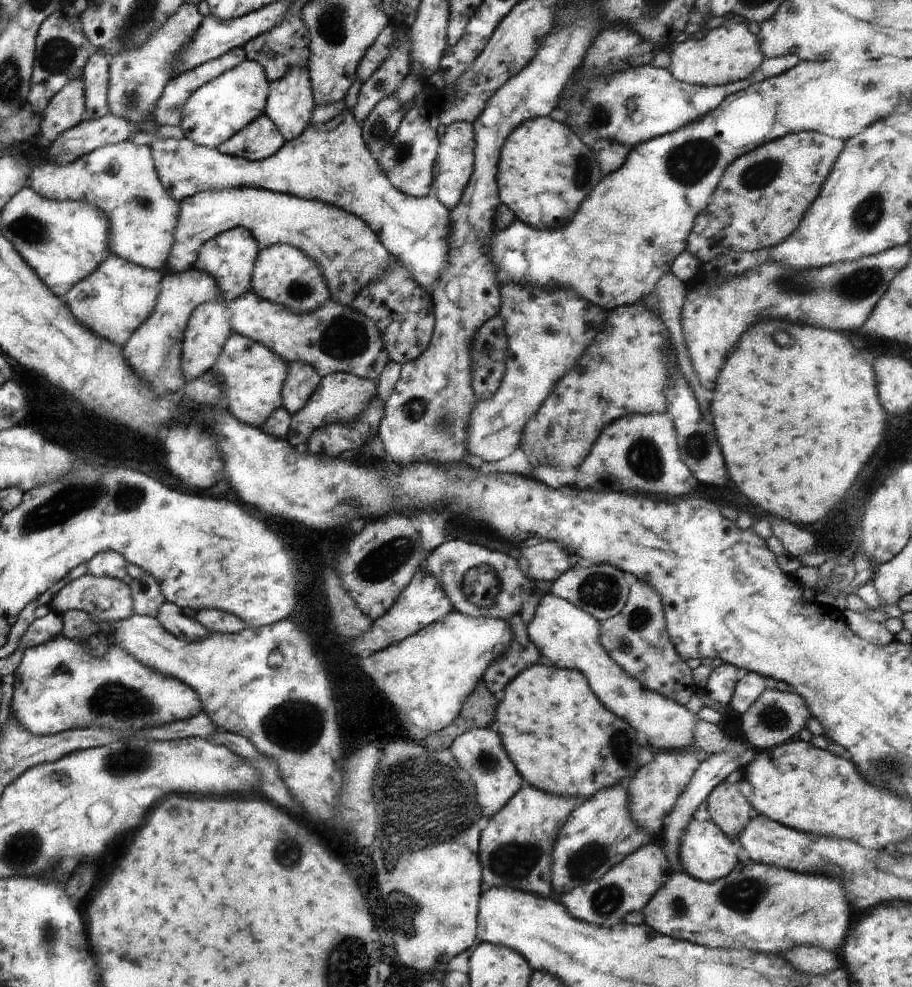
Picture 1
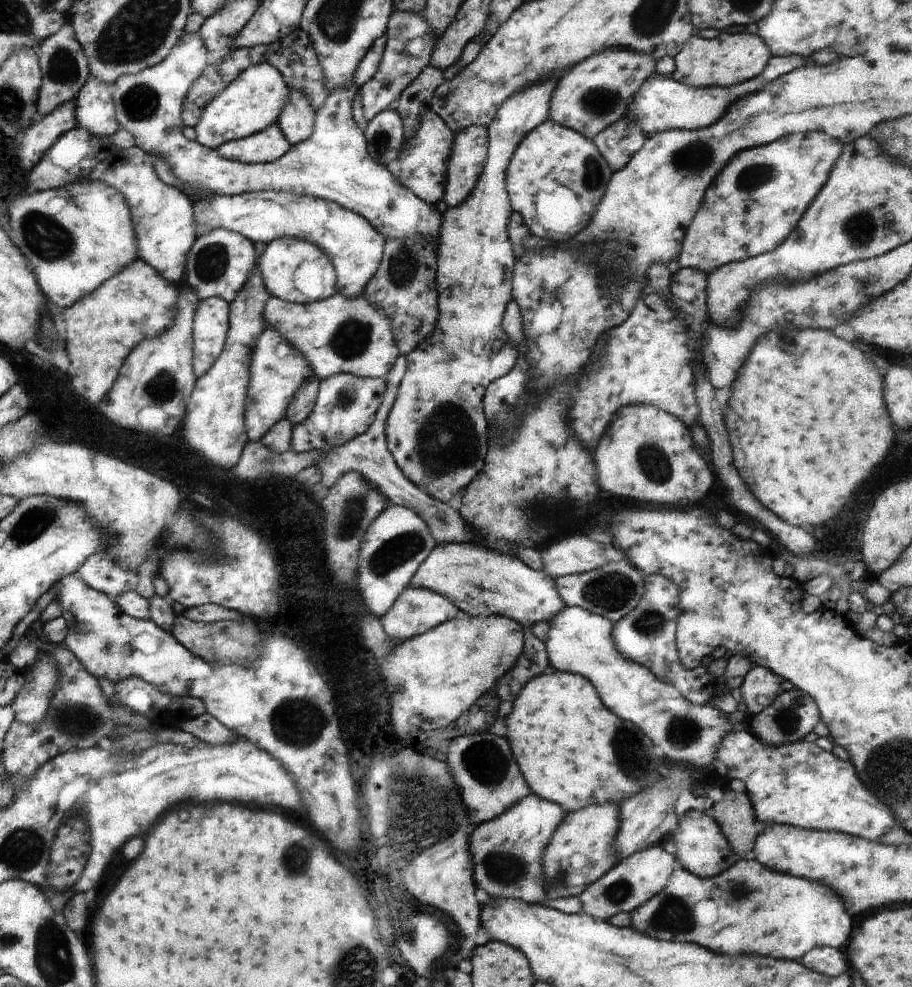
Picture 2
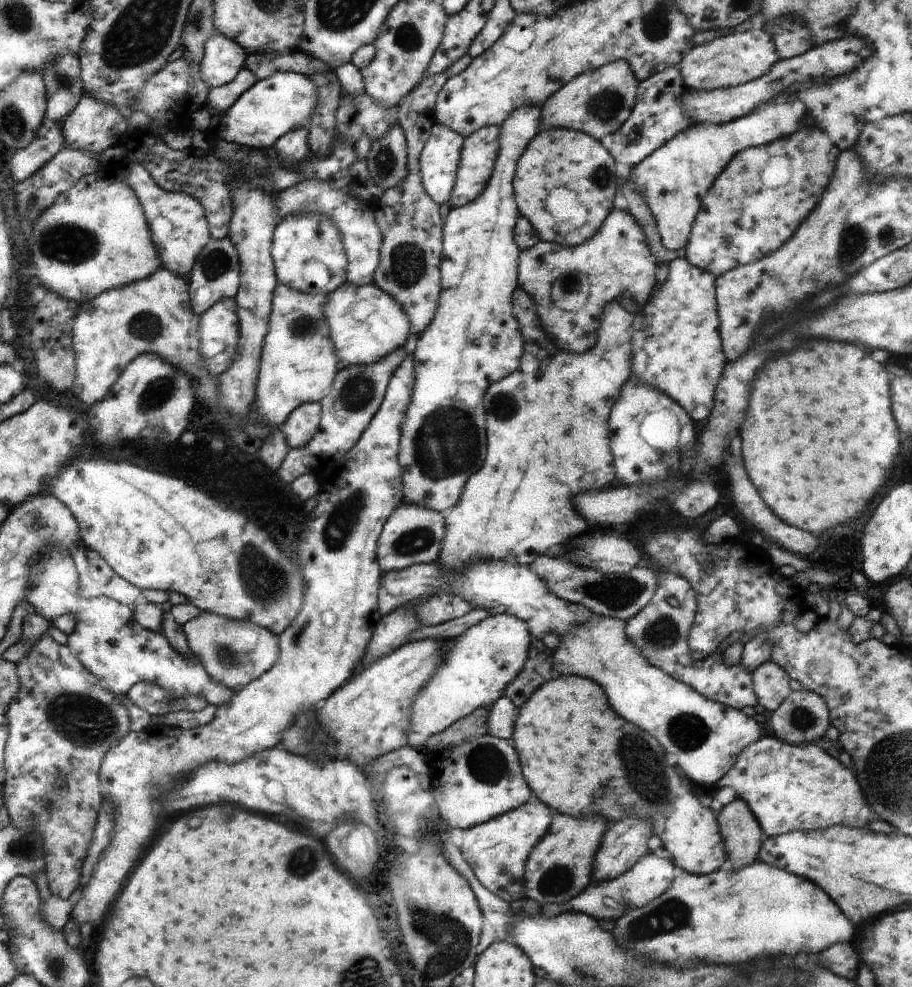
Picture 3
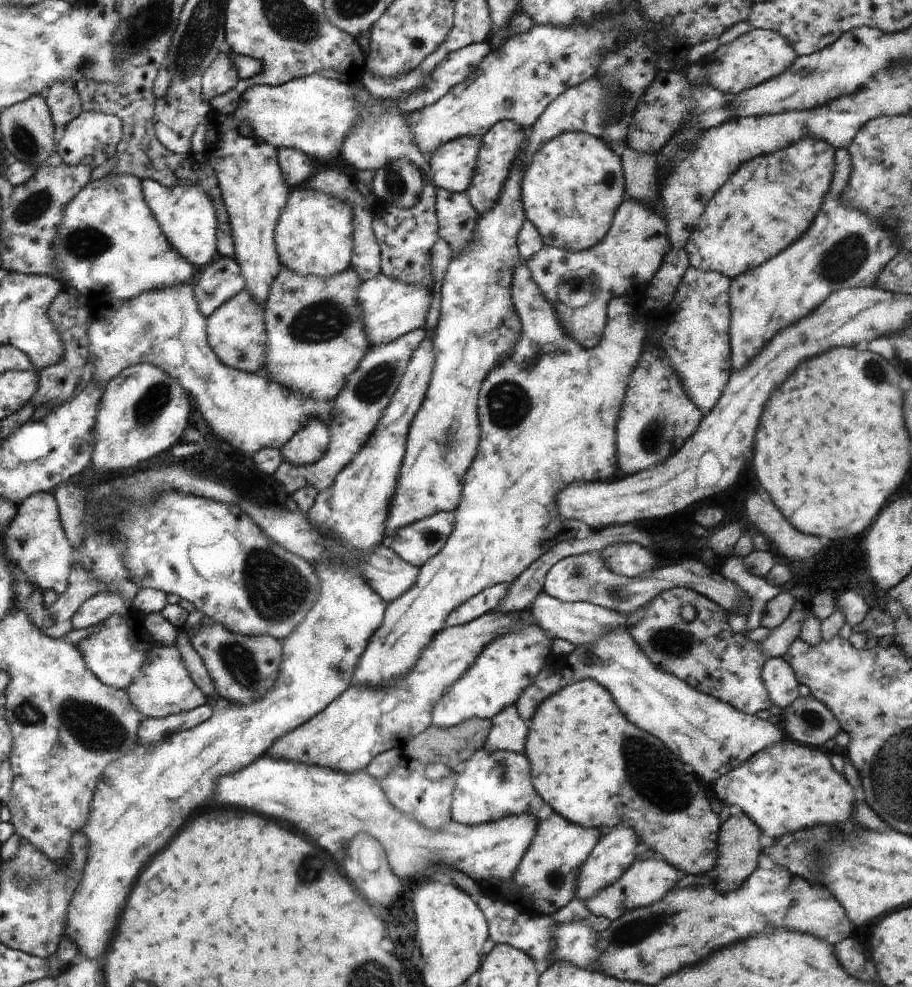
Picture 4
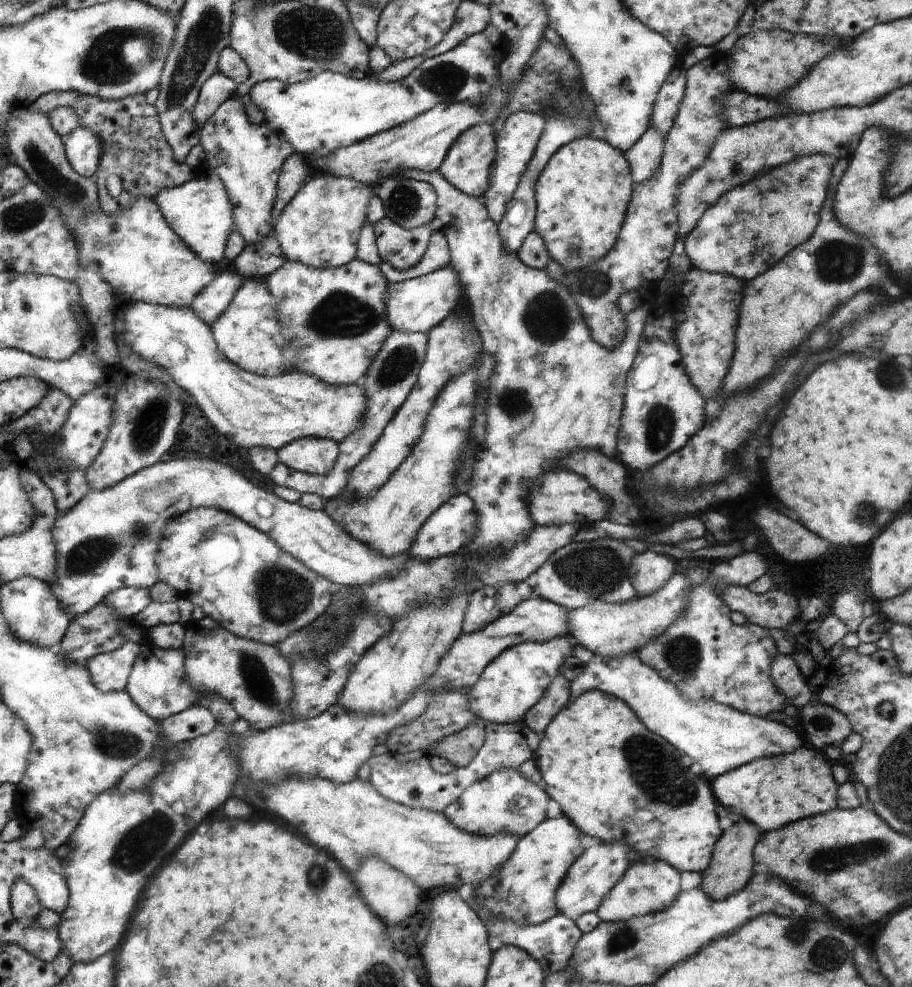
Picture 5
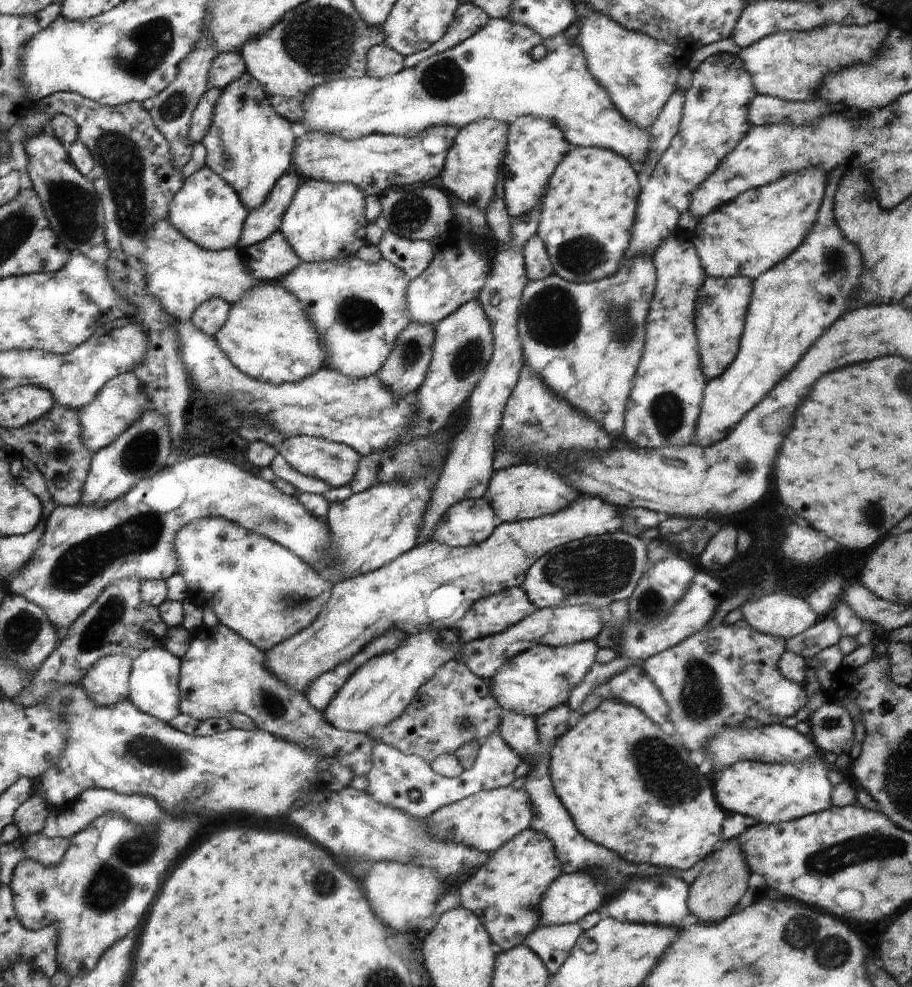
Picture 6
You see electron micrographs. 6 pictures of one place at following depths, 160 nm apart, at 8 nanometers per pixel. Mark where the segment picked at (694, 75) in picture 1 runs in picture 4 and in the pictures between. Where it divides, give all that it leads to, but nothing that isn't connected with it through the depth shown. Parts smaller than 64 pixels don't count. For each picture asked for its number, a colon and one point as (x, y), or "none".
2: (729, 59)
3: (728, 61)
4: (758, 55)

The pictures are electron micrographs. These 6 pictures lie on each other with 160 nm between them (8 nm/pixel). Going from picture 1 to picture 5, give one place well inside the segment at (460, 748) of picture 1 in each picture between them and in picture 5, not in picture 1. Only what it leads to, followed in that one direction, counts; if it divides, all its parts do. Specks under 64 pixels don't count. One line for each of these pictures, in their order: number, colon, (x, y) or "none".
2: (484, 768)
3: (484, 780)
4: (490, 786)
5: (506, 803)

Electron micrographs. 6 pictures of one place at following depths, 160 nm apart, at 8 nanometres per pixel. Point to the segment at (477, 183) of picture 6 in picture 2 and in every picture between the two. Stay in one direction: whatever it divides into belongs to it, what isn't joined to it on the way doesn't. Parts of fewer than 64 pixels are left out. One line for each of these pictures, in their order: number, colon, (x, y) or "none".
2: (422, 165)
3: (439, 161)
4: (454, 164)
5: (467, 166)

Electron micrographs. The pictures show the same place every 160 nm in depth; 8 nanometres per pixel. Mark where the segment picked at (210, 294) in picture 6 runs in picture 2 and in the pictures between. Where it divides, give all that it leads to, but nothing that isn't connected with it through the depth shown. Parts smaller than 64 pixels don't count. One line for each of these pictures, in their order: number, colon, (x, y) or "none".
2: (77, 236)
3: (95, 238)
4: (109, 240)
5: (137, 252)

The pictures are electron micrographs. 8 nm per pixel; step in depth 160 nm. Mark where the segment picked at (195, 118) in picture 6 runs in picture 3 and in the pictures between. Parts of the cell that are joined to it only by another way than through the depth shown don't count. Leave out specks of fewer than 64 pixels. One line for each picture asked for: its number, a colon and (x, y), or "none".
3: (223, 58)
4: (221, 76)
5: (219, 88)

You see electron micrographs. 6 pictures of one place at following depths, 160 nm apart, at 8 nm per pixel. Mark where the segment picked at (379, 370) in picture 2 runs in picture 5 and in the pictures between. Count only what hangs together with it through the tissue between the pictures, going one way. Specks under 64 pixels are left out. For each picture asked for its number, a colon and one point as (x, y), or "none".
3: (367, 323)
4: (392, 308)
5: (416, 305)

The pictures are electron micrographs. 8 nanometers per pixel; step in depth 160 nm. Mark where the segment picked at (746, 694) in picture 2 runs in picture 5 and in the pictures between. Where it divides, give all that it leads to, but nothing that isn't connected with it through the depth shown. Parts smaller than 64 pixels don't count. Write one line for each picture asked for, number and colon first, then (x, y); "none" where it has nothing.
3: (771, 684)
4: (778, 676)
5: (787, 678)

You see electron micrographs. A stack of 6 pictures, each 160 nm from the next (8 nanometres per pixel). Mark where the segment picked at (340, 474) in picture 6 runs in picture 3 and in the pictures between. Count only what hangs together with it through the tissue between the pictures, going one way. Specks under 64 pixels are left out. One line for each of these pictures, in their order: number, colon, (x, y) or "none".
3: (301, 427)
4: (312, 442)
5: (314, 455)

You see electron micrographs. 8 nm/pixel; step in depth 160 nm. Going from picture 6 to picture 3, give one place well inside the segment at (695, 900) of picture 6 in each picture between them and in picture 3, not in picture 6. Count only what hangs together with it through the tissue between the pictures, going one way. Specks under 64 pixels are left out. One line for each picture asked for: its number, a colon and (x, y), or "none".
3: (742, 835)
4: (739, 849)
5: (730, 869)

